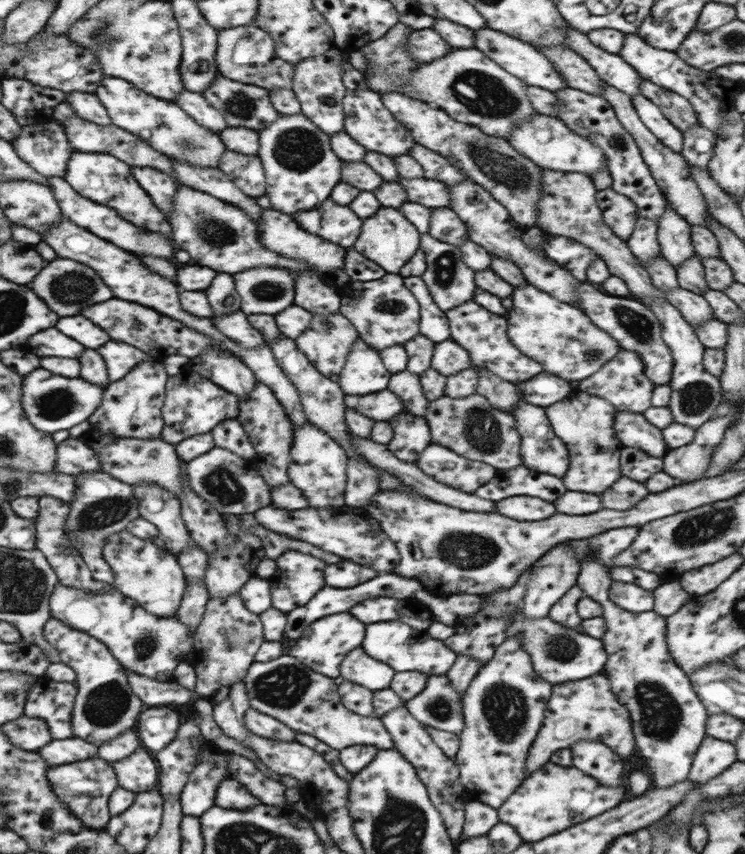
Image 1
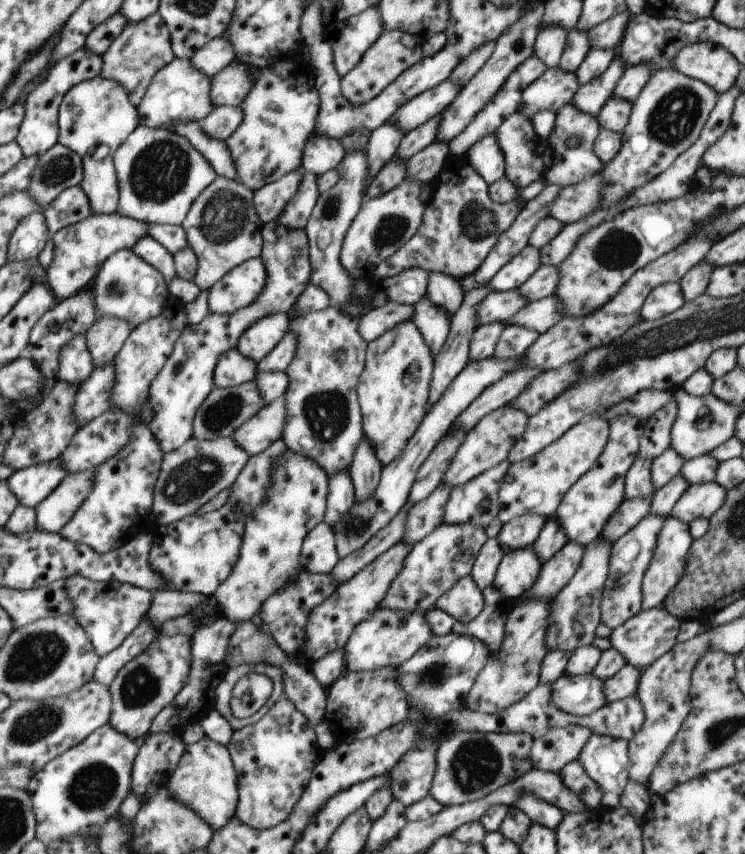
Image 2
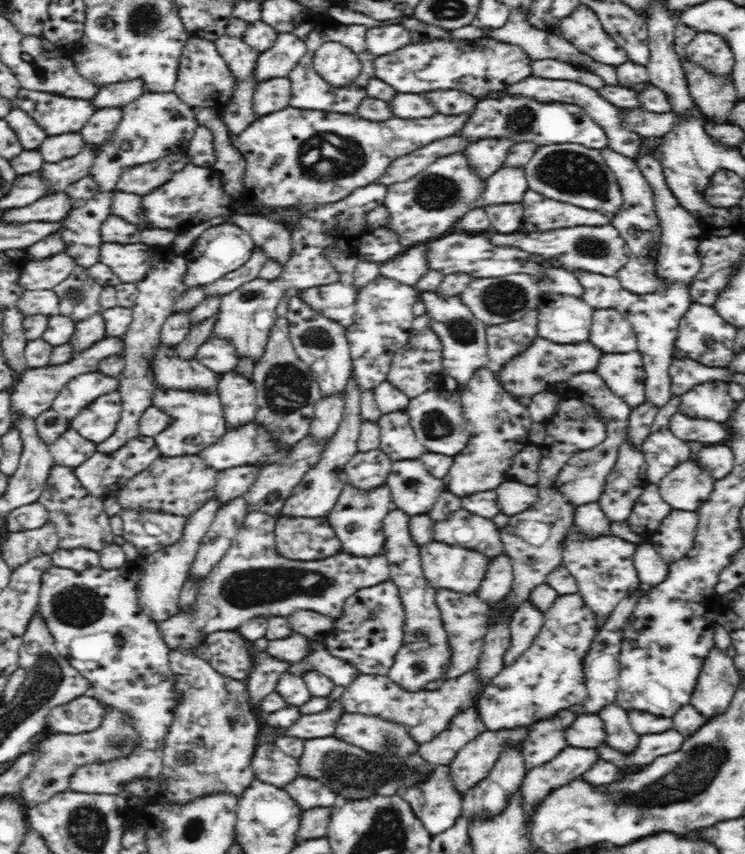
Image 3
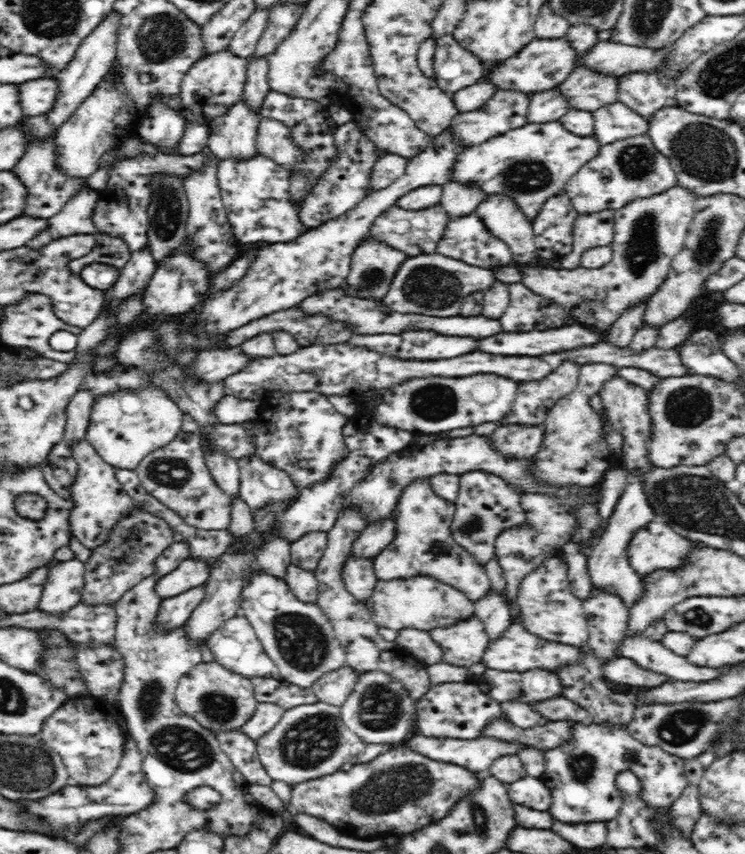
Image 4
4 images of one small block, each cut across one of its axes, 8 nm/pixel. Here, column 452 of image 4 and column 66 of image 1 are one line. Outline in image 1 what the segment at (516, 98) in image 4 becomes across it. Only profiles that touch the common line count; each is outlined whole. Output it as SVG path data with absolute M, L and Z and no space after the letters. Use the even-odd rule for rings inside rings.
M74 116L74 118L68 118L68 120L64 122L63 128L74 151L110 153L111 156L118 157L119 160L131 165L132 168L152 167L154 170L160 170L160 172L164 172L166 176L170 176L170 178L176 182L177 186L184 186L178 181L178 179L176 179L176 173L172 171L172 160L160 154L160 152L157 152L154 148L150 148L146 142L142 142L138 136L131 134L131 132L123 130L115 125L100 126L77 116Z

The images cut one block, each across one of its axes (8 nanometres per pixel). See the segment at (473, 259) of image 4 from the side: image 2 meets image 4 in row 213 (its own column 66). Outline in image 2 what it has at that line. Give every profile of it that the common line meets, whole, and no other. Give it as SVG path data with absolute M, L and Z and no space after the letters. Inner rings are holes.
M60 457L46 464L32 465L17 470L7 480L20 505L35 508L69 473L62 468Z

